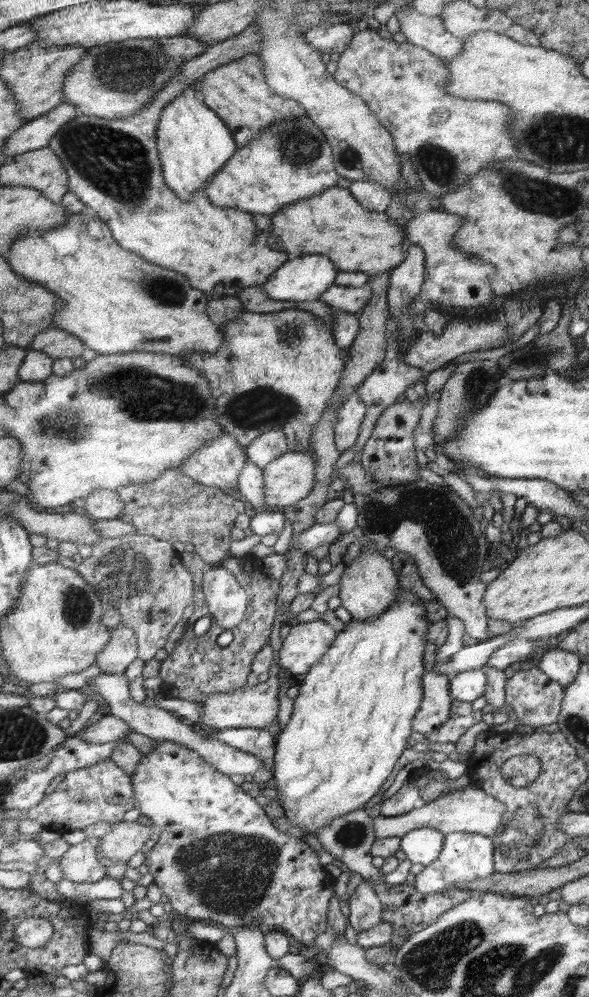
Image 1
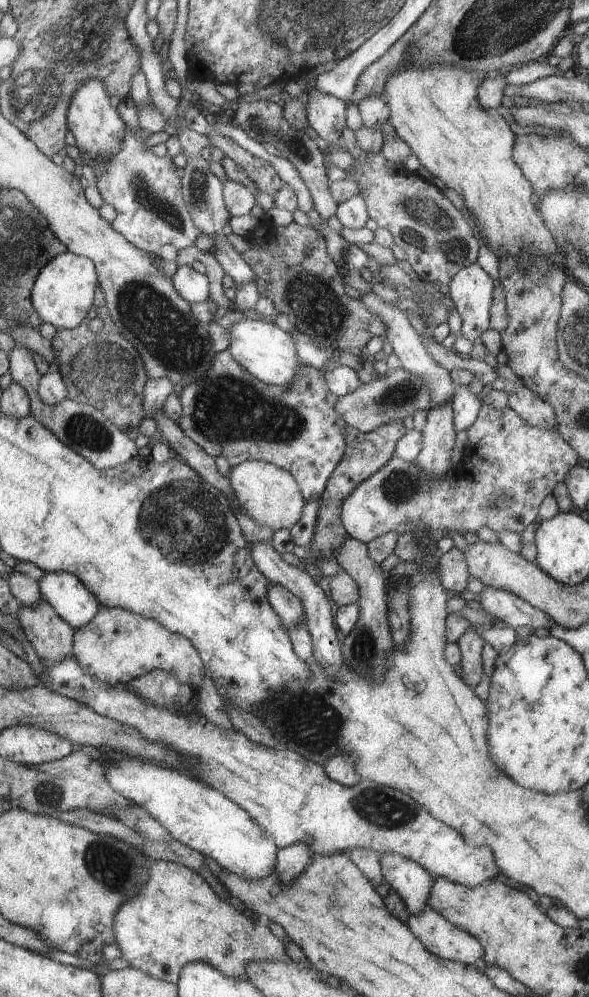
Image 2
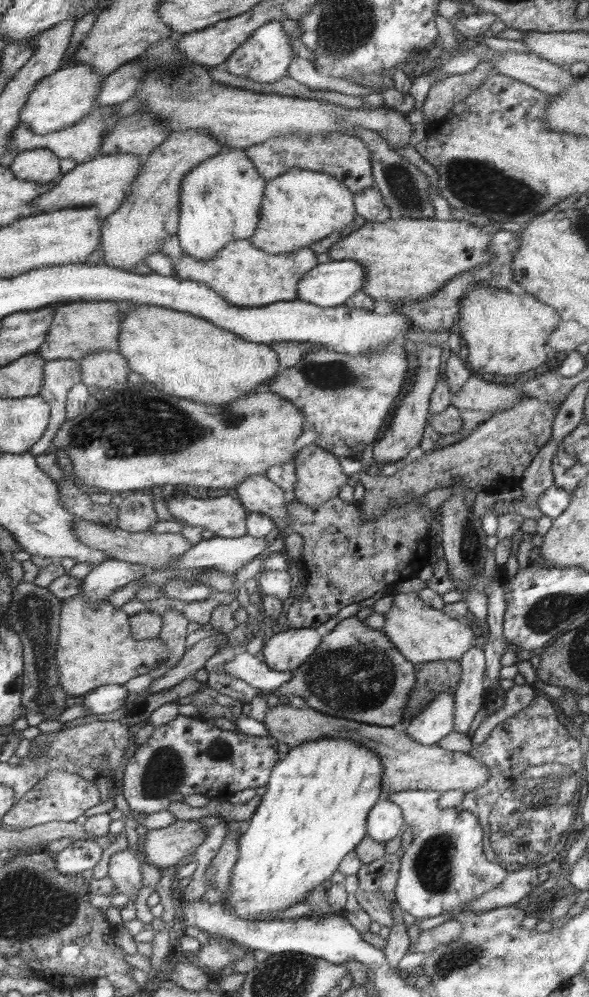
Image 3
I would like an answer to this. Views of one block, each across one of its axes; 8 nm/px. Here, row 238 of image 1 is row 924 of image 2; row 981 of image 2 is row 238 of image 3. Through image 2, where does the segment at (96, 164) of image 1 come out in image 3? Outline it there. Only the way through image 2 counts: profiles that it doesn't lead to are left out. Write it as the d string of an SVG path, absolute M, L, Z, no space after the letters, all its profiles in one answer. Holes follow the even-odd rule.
M177 234L161 242L160 254L172 260L173 277L208 286L234 306L242 307L261 307L273 305L274 302L296 301L301 279L319 265L317 254L309 247L293 253L269 254L247 240L230 242L217 257L201 262L183 252Z

